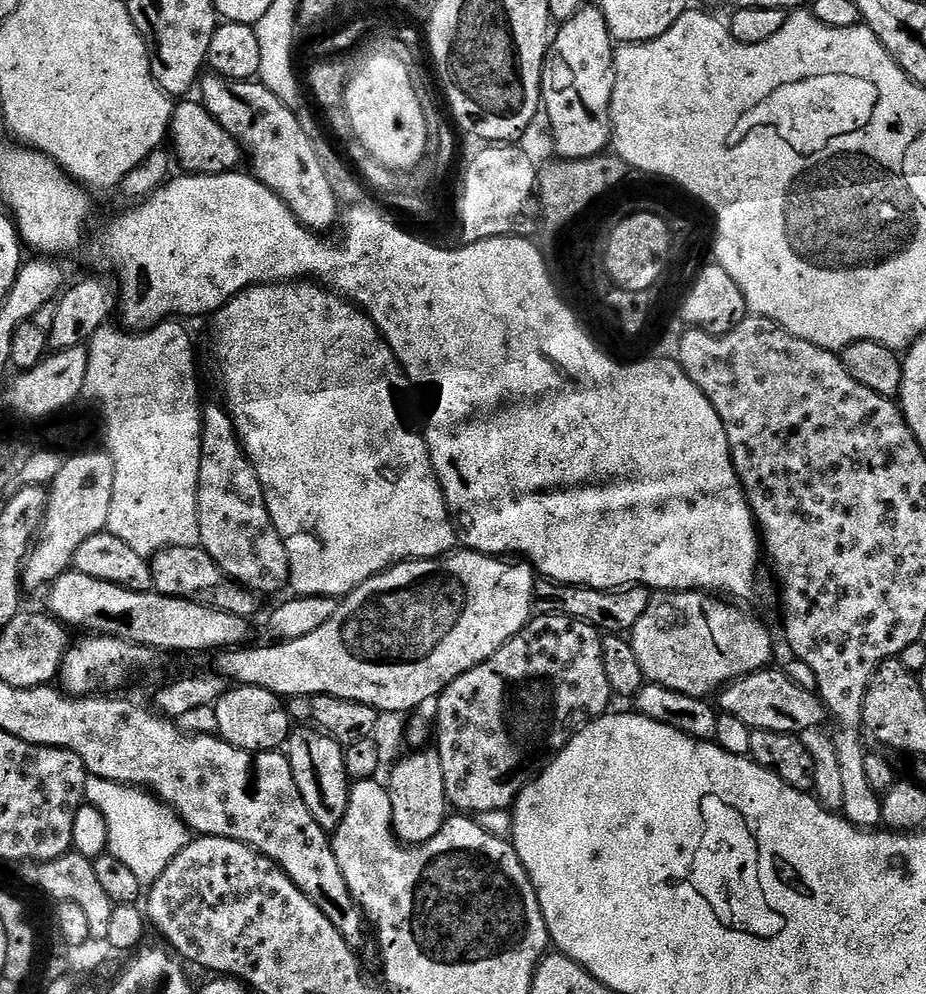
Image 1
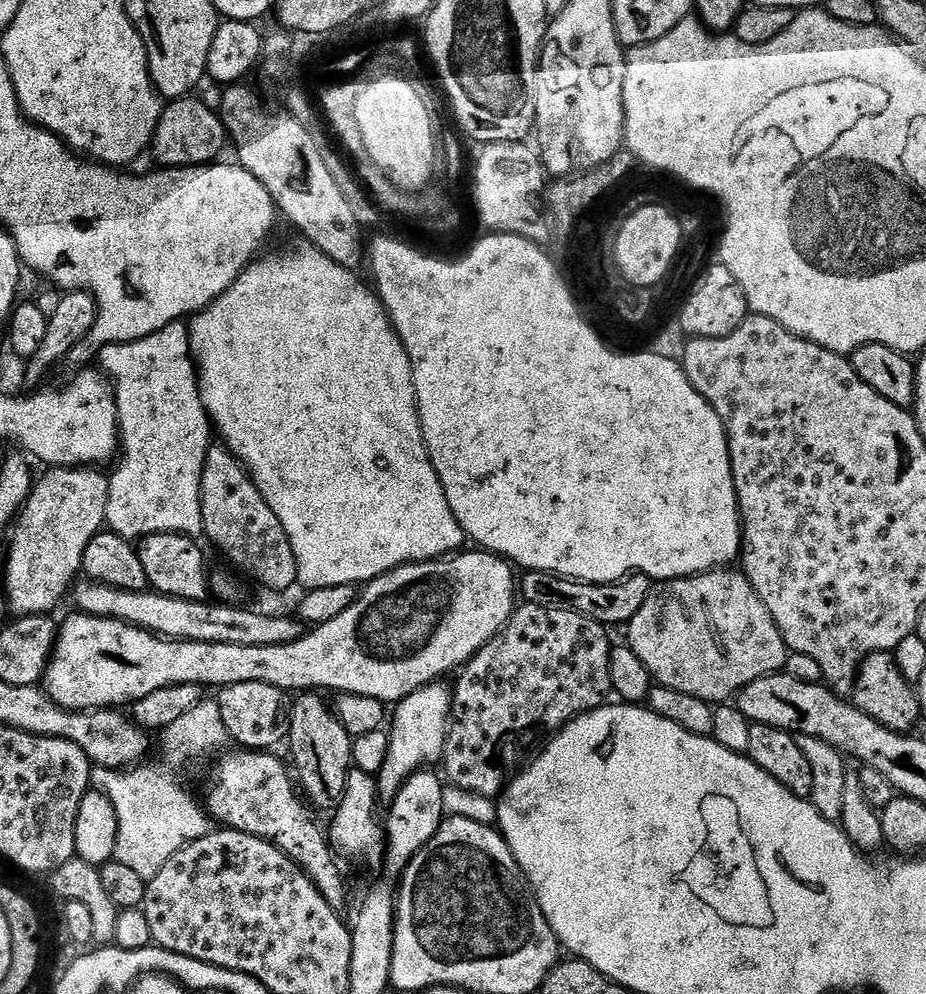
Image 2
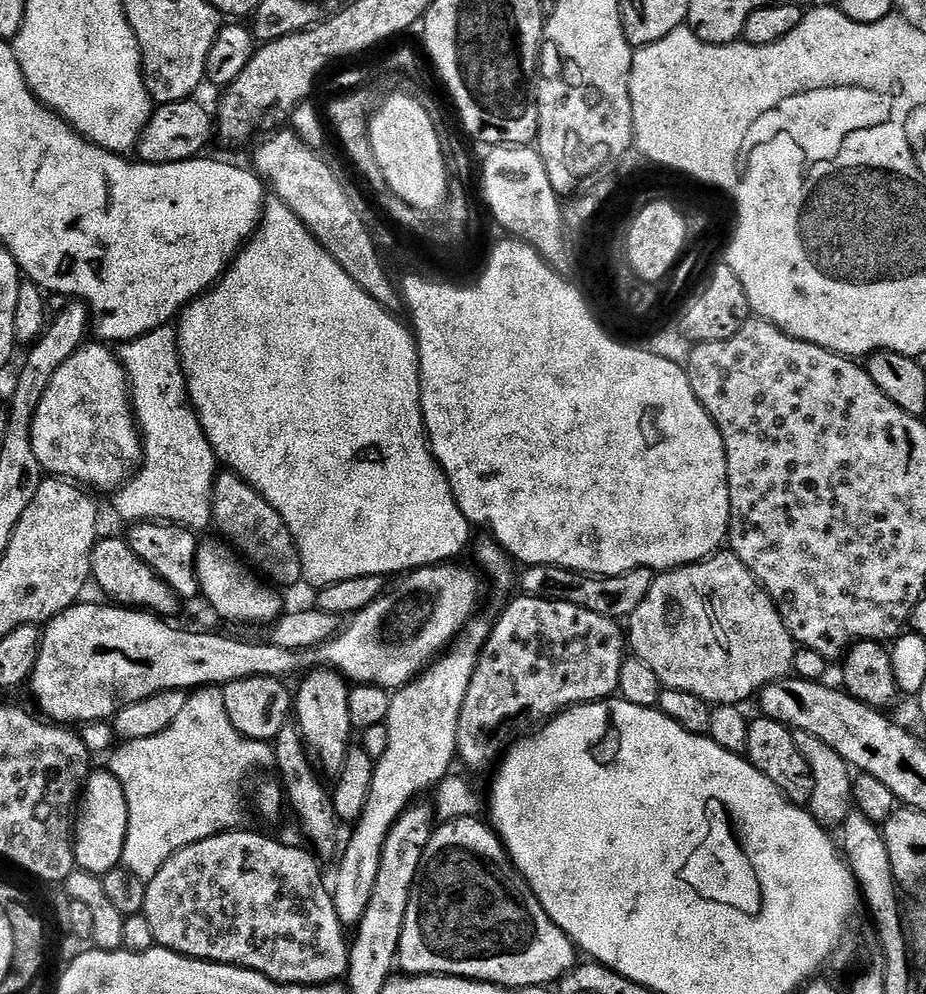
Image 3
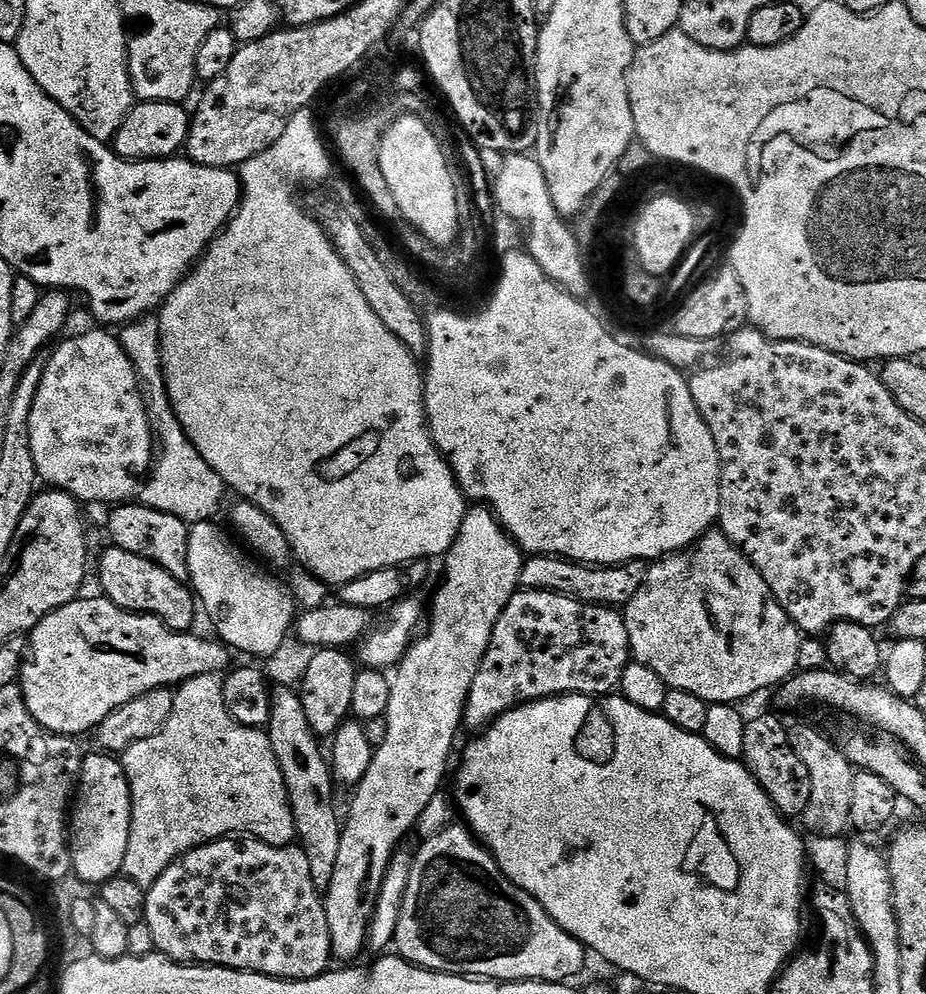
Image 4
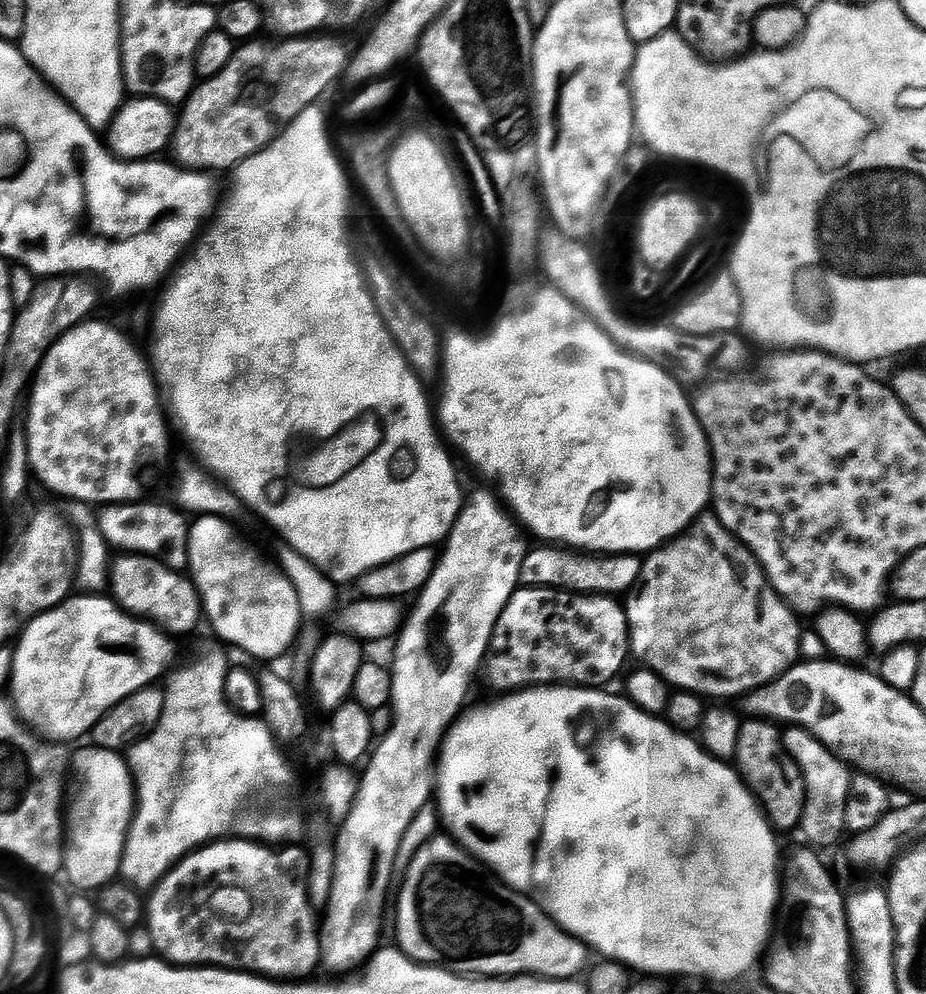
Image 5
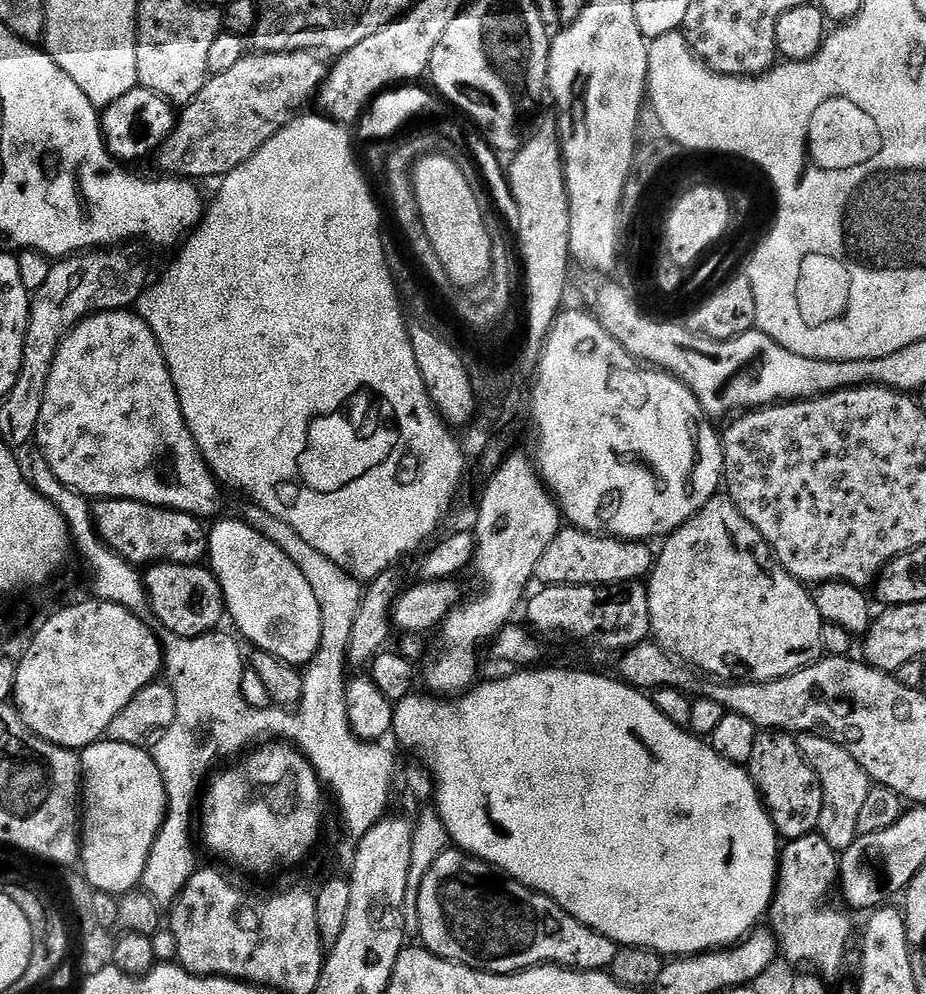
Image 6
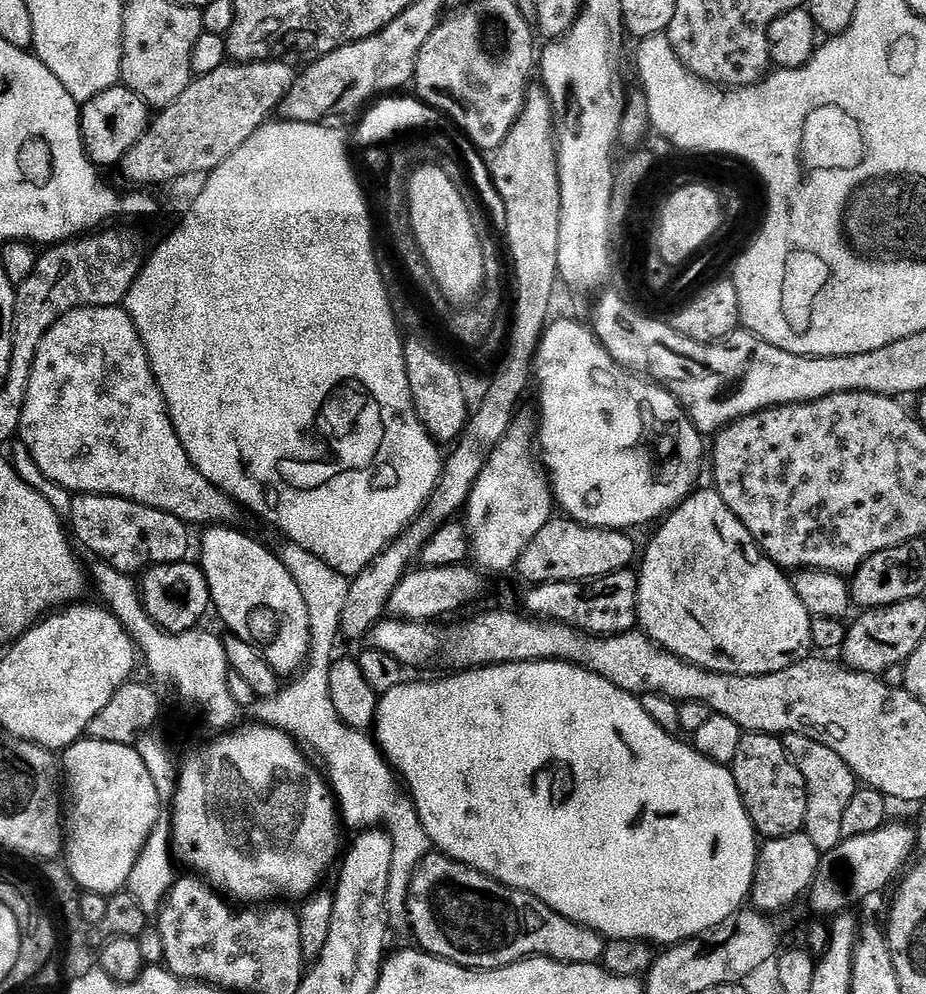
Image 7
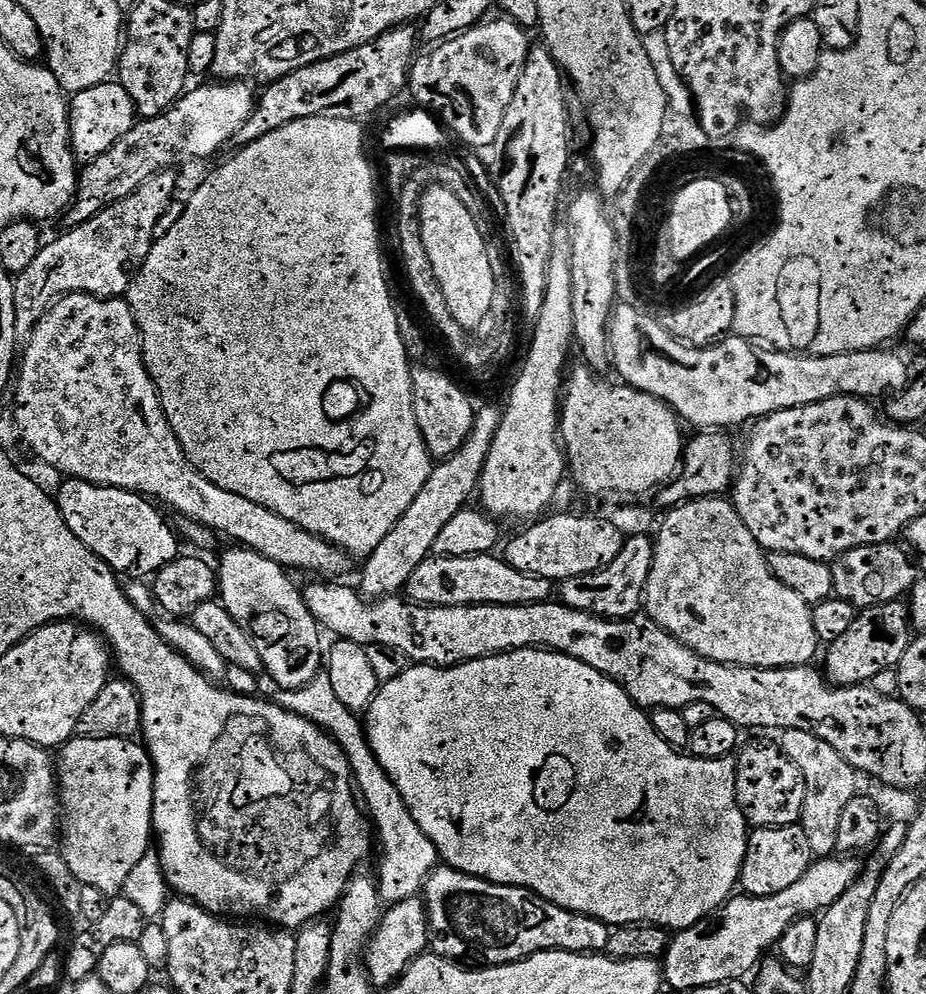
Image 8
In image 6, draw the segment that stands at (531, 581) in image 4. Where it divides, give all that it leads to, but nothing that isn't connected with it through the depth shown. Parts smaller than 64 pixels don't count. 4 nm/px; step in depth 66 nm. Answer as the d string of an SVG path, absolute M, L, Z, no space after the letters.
M561 527L557 536L542 550L542 556L537 559L534 574L544 586L554 584L594 584L597 586L628 586L631 580L643 581L652 570L654 559L653 549L648 549L647 543L638 540L620 540L617 536L606 536L594 532L583 532L580 528Z

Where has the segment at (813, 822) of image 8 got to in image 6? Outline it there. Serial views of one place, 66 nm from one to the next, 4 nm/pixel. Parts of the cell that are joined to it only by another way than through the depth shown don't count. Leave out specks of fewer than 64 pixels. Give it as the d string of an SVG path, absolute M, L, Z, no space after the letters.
M805 747L802 752L804 759L816 773L818 788L822 793L822 807L818 812L818 832L829 842L835 841L835 836L841 832L846 838L845 841L851 842L858 835L856 819L859 818L859 812L869 798L870 781L862 766L858 766L858 762L846 749L836 748L831 751L815 752L814 749Z

